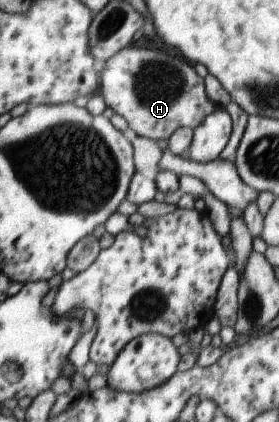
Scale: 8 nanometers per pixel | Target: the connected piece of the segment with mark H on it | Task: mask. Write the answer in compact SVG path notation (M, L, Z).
M127 46L107 61L101 73L101 94L107 107L124 117L128 128L139 136L169 141L182 127L200 127L217 108L207 92L205 80L181 56L159 48Z

